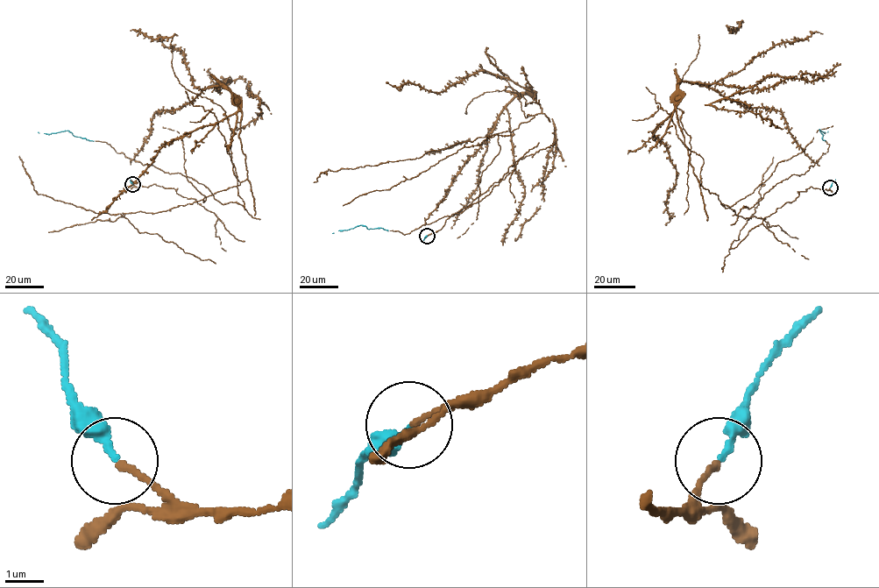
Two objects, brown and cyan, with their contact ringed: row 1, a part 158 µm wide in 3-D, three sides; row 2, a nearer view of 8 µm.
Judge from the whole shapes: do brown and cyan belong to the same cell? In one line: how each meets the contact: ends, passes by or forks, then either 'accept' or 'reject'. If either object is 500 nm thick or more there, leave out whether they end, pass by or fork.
brown ends | cyan ends | accept

